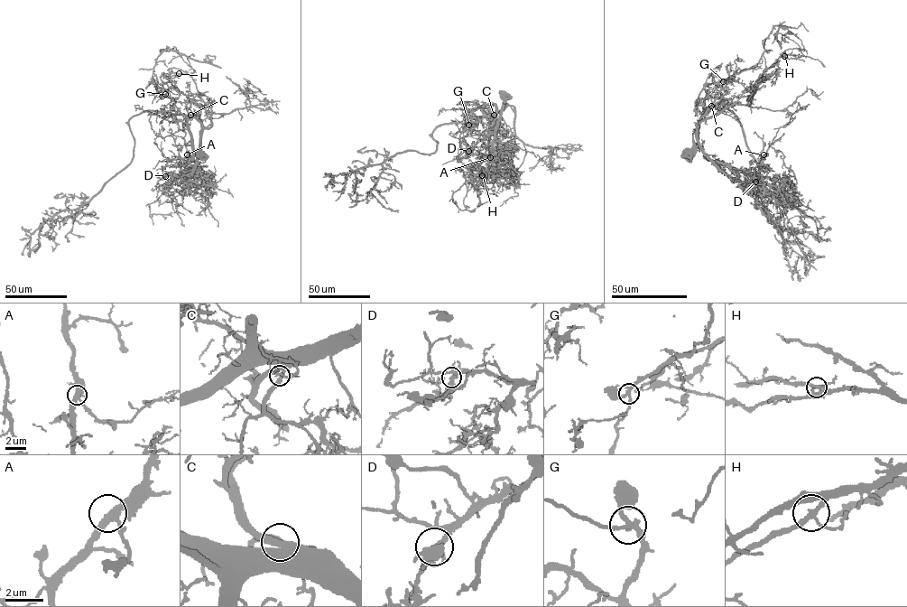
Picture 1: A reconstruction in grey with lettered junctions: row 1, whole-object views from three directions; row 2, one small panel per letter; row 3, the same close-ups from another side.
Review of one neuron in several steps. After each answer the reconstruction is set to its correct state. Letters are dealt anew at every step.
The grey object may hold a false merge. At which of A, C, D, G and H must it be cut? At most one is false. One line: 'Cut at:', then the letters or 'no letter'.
Cut at: G

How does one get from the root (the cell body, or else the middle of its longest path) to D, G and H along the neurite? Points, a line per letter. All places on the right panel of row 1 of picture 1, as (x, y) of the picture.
D: (688, 154), (688, 157), (691, 155), (695, 134), (703, 153), (720, 171), (739, 182), (755, 182)
G: (688, 154), (688, 157), (691, 155), (693, 134), (699, 120), (735, 74), (724, 81)
H: (688, 154), (691, 155), (698, 123), (717, 116), (741, 98), (752, 95), (763, 73), (784, 56)

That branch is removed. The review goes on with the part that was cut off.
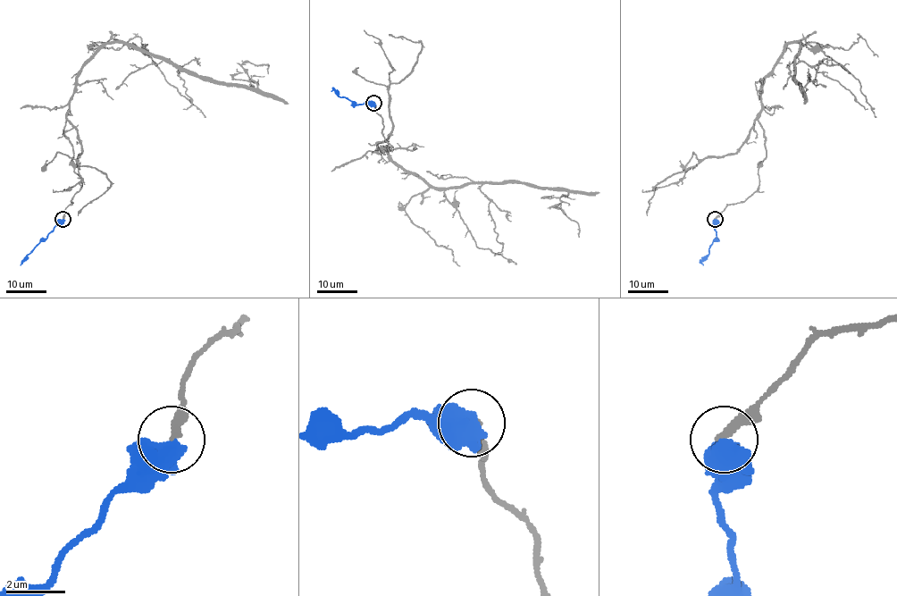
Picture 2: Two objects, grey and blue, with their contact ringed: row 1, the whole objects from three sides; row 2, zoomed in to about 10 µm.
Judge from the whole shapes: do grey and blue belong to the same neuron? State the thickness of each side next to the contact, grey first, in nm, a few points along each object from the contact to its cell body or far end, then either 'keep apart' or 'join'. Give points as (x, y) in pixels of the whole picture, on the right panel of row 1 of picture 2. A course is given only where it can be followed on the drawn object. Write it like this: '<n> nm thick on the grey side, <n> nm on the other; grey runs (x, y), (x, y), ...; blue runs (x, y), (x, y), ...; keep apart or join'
320 nm thick on the grey side, 750 nm on the other; grey runs (715, 218), (758, 185), (764, 78), (787, 46), (800, 45), (795, 78), (802, 88), (821, 62), (849, 74); blue runs (715, 219), (716, 238), (701, 261), (703, 265); keep apart

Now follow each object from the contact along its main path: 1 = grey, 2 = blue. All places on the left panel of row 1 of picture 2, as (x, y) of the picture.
1: (62, 218), (82, 185), (69, 99), (104, 46), (224, 83), (256, 88), (249, 62), (268, 74)
2: (62, 219), (20, 265)

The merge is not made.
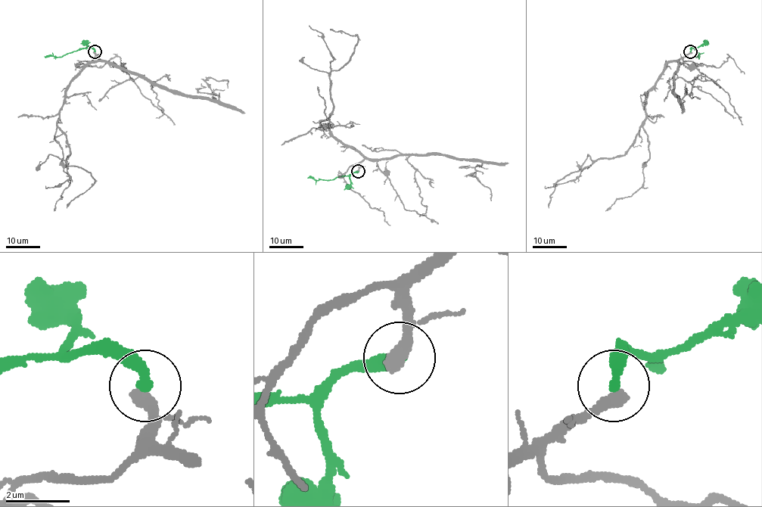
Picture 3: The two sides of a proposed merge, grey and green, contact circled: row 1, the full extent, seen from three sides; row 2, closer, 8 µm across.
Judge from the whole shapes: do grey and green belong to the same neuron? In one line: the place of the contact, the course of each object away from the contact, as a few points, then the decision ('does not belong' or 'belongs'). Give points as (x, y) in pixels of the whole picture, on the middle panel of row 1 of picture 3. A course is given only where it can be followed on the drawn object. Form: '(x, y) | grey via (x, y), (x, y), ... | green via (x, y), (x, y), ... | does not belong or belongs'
(358, 171) | grey via (357, 171), (364, 158), (321, 124), (331, 114), (333, 104), (329, 73), (349, 60), (358, 38), (330, 29) | green via (358, 171), (332, 179), (315, 180), (307, 178) | belongs

